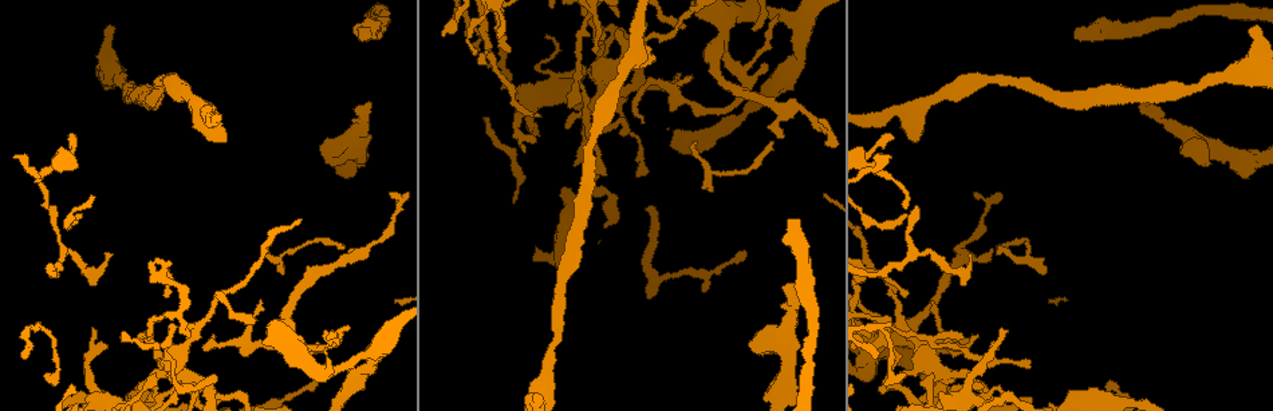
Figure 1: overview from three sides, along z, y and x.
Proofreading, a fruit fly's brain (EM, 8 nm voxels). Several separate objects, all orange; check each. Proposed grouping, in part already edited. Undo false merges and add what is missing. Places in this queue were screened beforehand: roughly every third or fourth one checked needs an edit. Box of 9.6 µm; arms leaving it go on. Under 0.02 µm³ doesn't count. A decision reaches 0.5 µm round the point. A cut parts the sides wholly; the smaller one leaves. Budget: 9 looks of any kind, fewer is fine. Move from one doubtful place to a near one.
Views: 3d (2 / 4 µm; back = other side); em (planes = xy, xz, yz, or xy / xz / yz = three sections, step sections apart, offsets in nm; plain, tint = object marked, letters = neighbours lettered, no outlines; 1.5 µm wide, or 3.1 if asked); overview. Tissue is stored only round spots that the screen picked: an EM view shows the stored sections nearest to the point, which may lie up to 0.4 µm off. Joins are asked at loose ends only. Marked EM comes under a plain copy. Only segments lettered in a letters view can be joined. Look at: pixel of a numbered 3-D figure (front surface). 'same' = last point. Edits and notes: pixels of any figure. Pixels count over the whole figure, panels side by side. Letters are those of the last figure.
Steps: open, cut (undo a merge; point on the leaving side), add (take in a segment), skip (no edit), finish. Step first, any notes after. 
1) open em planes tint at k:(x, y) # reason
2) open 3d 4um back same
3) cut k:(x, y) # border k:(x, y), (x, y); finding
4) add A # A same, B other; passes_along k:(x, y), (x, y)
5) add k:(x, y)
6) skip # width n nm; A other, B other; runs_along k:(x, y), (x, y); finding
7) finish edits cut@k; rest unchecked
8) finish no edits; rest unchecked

open em xy step 4 tint at 1:(931, 303) # an open end

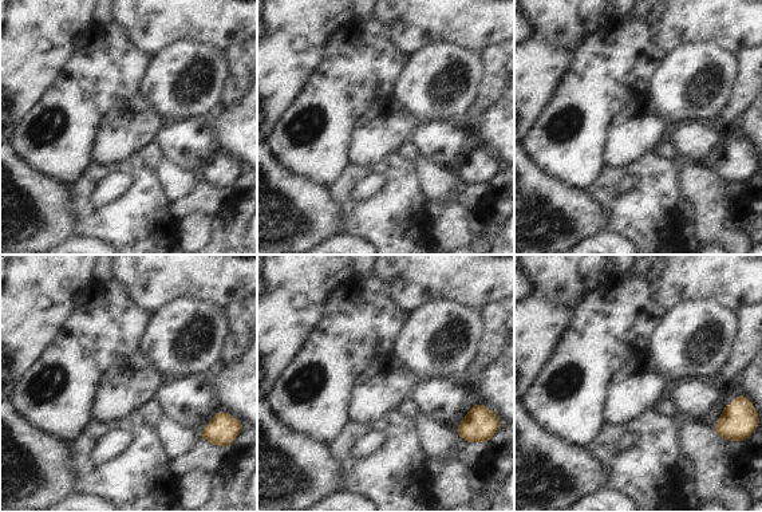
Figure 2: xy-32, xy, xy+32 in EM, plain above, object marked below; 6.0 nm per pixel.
open em planes letters same # another direction

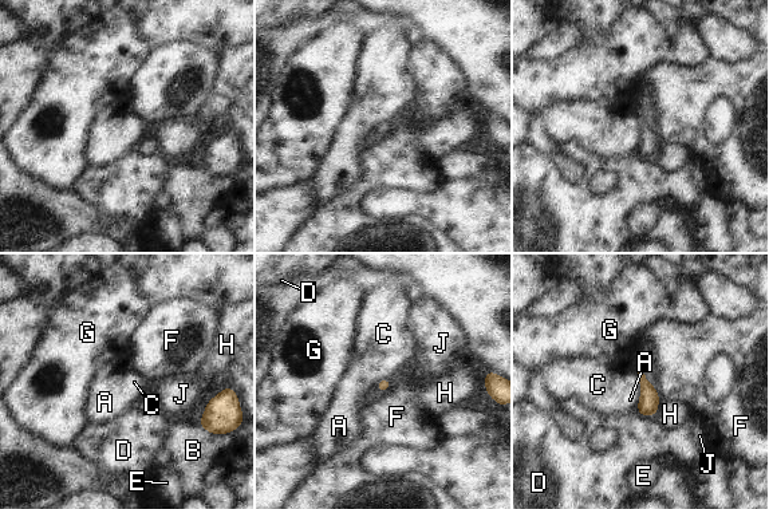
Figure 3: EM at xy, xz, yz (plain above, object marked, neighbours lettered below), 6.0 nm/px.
skip # longest_contact A 120 nm; A other, B other, C other, D other, E other, F other, G other, H other, J other; no lettered segment goes on from it

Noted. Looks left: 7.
open 3d 2um at 1:(371, 102) # free end

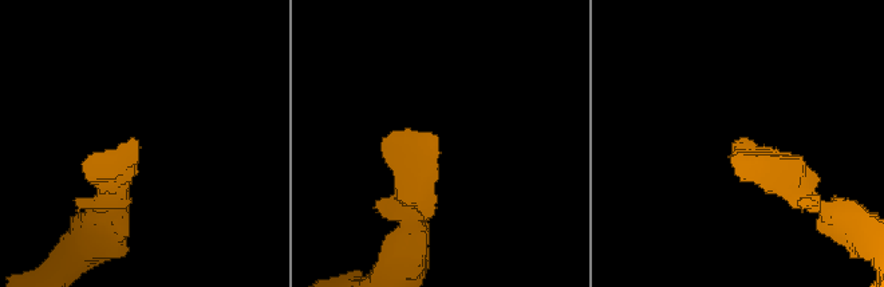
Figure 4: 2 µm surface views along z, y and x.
open em xz step 4 tint at 4:(132, 142) # shape alone is not enough

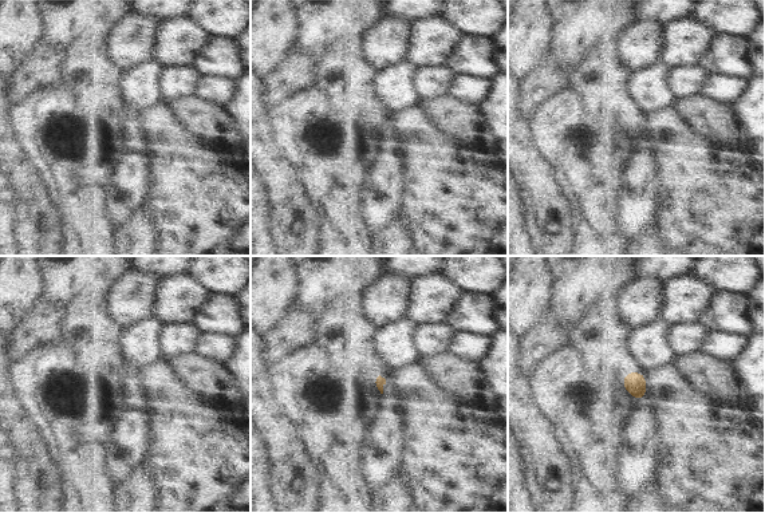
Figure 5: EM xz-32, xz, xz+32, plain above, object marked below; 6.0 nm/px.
open em xz step 4 letters same

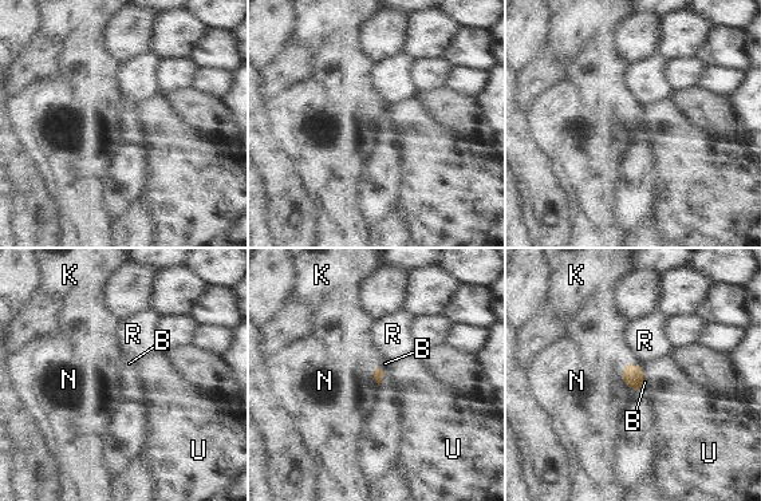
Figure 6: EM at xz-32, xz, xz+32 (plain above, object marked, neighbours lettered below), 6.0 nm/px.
skip # longest_contact N 190 nm; B other, K other, N other, R other, U other; none of them fits

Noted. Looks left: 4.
open 3d 4um back at 1:(915, 141)

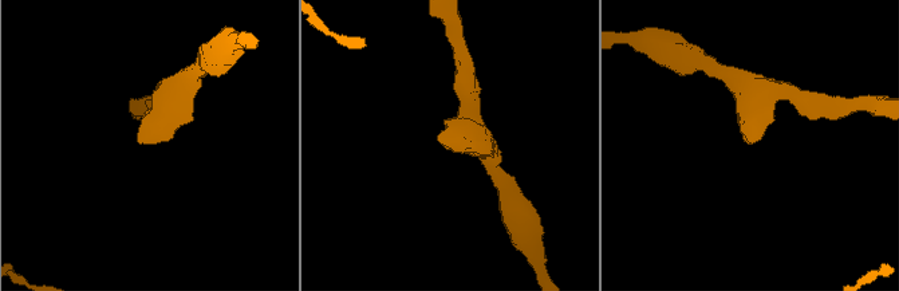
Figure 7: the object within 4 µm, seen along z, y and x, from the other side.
open em planes letters at 7:(747, 140)

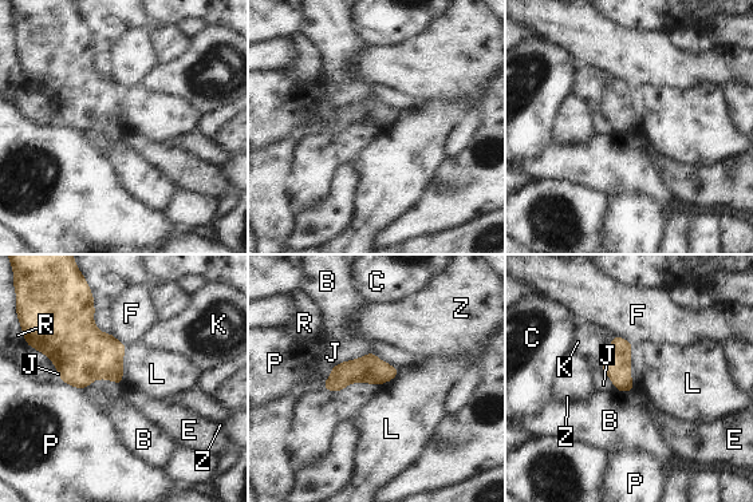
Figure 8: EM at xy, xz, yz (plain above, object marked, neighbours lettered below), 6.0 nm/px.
skip # B other, C other, E other, F other, J other, K other, L other, P other, R other, Z other; border 8:(634, 346), (631, 348), (633, 388); none of them fits

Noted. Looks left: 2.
open em yz step 4 letters at 1:(165, 298) # branch stops here

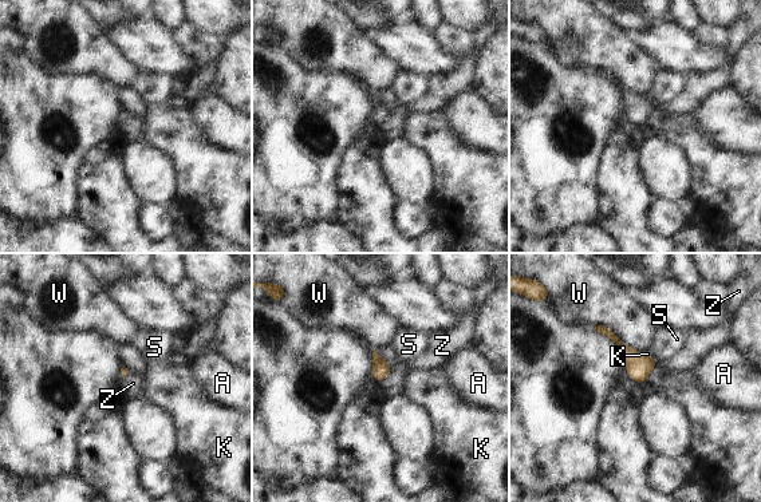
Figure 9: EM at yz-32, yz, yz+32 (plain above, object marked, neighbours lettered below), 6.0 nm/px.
skip # A other, K other, S other, W other, Z other; border 9:(657, 363), (642, 384); none of them fits

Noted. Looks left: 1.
finish no edits; rest unchecked

